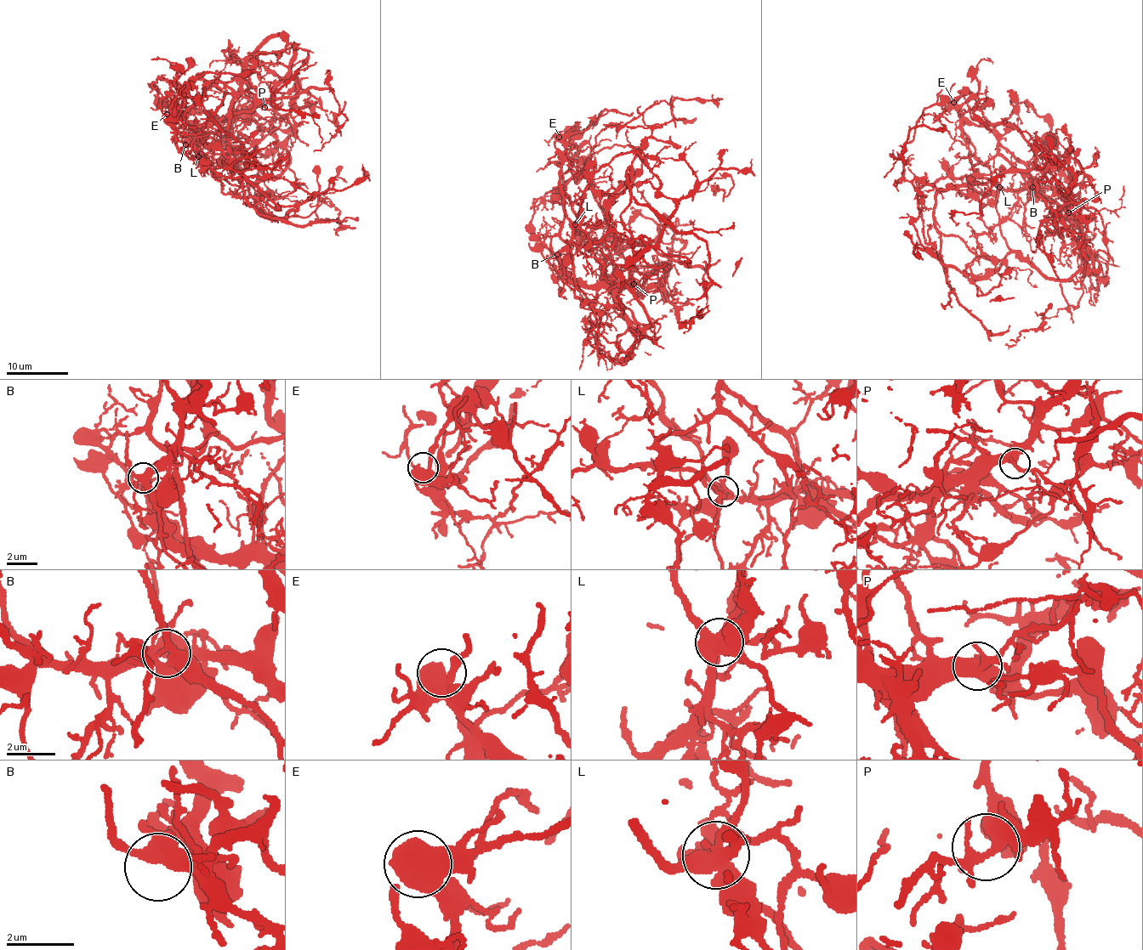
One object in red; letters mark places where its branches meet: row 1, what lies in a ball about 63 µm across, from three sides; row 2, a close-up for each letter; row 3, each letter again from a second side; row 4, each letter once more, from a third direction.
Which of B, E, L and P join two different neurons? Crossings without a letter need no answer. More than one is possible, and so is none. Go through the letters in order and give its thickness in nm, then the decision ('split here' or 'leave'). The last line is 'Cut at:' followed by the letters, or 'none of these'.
B: 420 nm thick; leave
E: 500 nm thick; leave
L: 500 nm thick; split here
P: 400 nm thick; leave
Cut at: L

